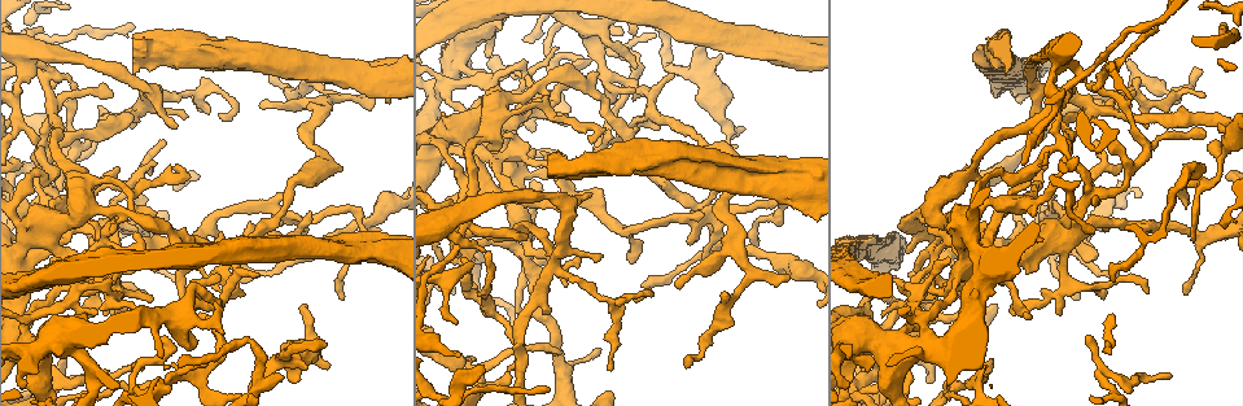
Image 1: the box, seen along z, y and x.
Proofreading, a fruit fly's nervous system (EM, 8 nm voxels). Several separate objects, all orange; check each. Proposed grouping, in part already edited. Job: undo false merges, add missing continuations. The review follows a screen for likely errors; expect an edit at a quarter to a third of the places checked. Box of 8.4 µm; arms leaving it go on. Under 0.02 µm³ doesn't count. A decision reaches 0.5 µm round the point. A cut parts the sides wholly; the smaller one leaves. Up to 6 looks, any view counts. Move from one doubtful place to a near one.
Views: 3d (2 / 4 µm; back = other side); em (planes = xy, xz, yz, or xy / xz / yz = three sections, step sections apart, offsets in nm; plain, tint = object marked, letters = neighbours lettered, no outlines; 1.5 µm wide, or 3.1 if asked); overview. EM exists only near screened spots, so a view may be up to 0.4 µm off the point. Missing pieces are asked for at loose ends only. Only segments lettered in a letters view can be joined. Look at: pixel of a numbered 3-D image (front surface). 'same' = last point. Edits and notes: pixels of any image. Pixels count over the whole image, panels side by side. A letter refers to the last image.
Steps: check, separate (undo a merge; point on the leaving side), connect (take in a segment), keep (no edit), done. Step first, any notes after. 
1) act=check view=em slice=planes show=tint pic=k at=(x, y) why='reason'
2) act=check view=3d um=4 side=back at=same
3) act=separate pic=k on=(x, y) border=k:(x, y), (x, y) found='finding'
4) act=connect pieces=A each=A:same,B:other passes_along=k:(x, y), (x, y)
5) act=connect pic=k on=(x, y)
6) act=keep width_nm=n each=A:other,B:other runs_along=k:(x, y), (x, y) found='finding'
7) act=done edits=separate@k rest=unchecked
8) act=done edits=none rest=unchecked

act=check view=em slice=xz step=4 show=tint pic=1 at=(555, 255) why='touches itself'

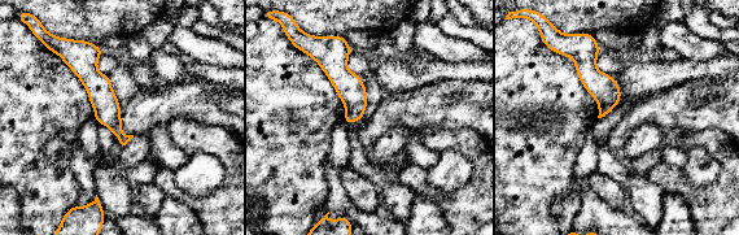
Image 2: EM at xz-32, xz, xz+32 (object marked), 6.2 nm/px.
act=check view=em slice=planes show=letters at=same why='another direction'

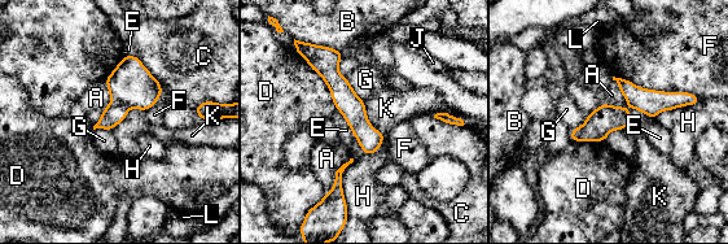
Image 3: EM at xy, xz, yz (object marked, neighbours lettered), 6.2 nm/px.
act=keep longest_contact=F:550nm each=A:other,B:other,C:other,D:other,E:other,F:other,G:other,H:other,J:other,K:other,L:other border=3:(350, 157), (336, 171), (329, 191) found='one cell here'

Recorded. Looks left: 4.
act=check view=em slice=xy step=4 show=tint pic=1 at=(949, 244) why='touches itself'

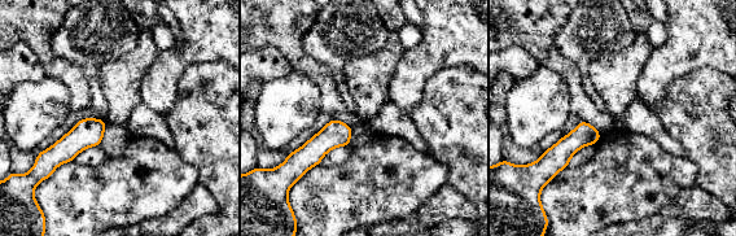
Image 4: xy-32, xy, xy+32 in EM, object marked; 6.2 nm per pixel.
act=check view=em slice=planes show=letters at=same

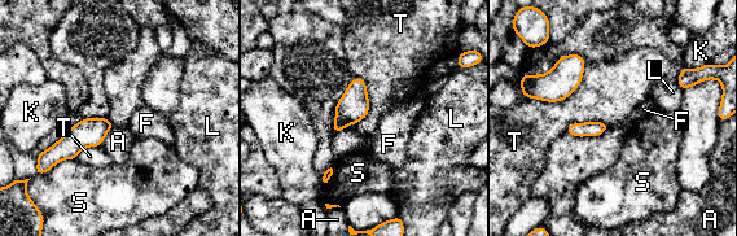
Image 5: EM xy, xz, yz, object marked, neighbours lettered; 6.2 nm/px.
act=keep width_nm=100 each=A:other,F:other,K:other,L:other,S:other,T:other found='one cell here'

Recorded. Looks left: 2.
act=check view=em slice=planes show=tint pic=1 at=(257, 389)

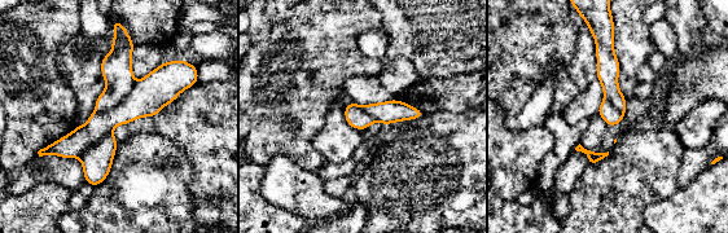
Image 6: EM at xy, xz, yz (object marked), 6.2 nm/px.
act=check view=em slice=planes show=letters at=same why='what lies round it'

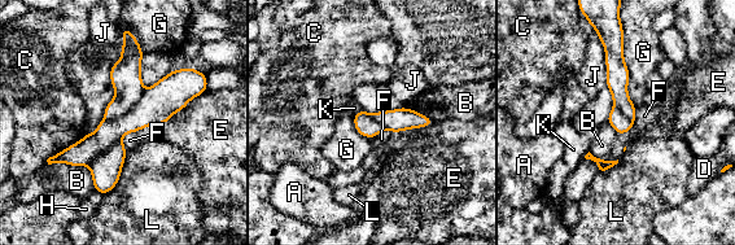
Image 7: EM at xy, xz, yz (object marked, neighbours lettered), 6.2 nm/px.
act=keep each=A:other,B:other,C:other,D:other,E:other,F:other,G:other,H:other,J:other,K:other,L:other border=7:(47, 161), (86, 165), (95, 188) found='all the same cell'

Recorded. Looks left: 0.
act=done edits=none rest=unchecked

